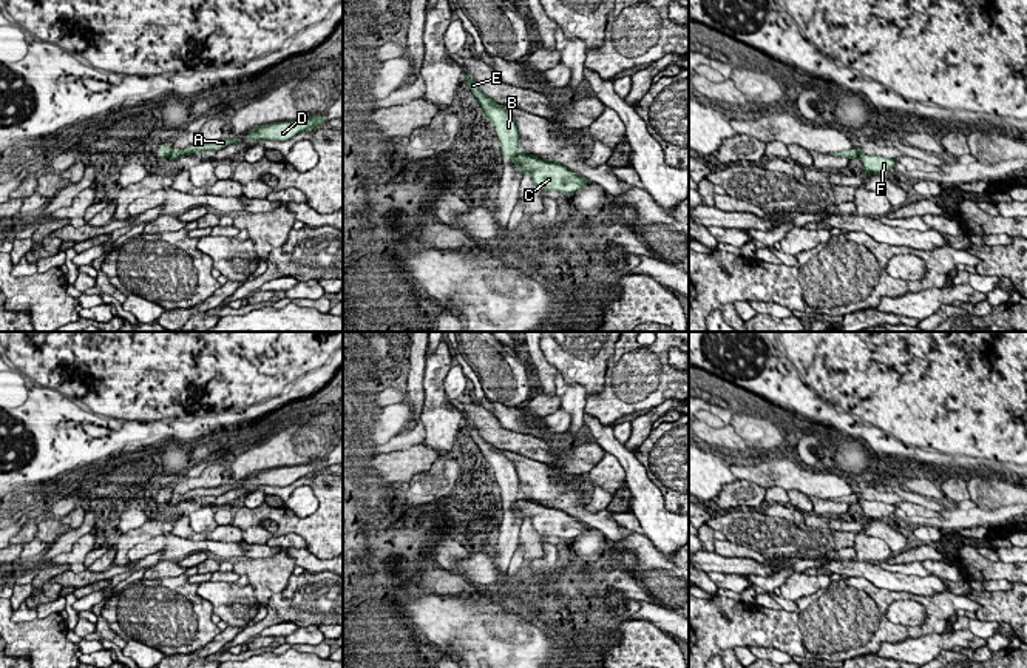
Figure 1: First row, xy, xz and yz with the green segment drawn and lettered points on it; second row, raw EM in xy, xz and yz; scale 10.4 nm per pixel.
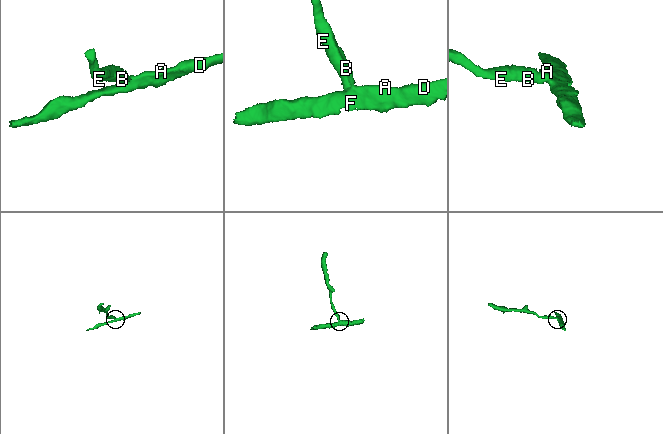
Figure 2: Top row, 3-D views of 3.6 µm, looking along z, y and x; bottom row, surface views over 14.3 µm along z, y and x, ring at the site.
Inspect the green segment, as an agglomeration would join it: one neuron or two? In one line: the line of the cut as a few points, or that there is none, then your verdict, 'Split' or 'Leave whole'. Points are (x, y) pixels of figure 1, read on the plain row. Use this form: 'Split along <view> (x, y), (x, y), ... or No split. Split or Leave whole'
Split along xz (521, 499), (511, 506). Split

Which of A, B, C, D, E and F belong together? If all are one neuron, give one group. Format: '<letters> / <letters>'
A C D F / B E

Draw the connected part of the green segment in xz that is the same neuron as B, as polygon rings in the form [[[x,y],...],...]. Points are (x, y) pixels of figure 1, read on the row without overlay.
[[[468,418],[463,420],[463,426],[468,429],[473,441],[477,444],[483,457],[483,463],[494,471],[496,480],[502,491],[500,497],[503,498],[505,508],[513,508],[522,495],[517,486],[519,481],[514,466],[502,454],[503,450],[499,450],[494,444],[485,441],[479,435],[477,429],[469,423]]]

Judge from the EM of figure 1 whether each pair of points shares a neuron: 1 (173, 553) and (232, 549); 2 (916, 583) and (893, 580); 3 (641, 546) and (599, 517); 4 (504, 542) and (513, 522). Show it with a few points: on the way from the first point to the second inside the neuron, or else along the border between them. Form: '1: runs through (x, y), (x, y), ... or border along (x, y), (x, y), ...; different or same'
1: runs through (187, 546), (218, 549); same
2: runs through (910, 583), (899, 582); same
3: border along (630, 533), (615, 545); different
4: runs through (508, 537), (510, 526); same

